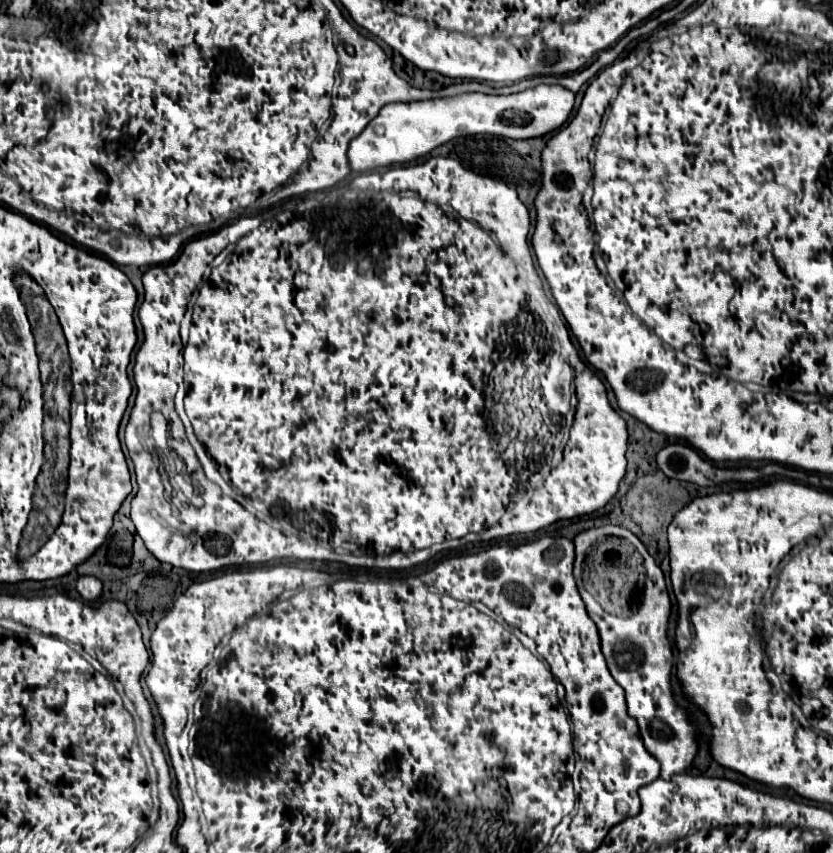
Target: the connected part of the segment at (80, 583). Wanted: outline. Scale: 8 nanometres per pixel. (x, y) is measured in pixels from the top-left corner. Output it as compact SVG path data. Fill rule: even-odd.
M83 575L77 579L77 591L81 593L83 599L91 601L91 599L97 599L101 595L101 581L93 575Z

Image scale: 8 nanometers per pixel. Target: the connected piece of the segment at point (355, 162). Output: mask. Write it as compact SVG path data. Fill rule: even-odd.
M537 85L513 95L461 93L413 103L389 103L379 115L349 143L349 163L355 173L375 167L405 165L429 155L435 147L463 135L497 135L511 139L541 137L561 127L571 109L575 95L561 85Z

